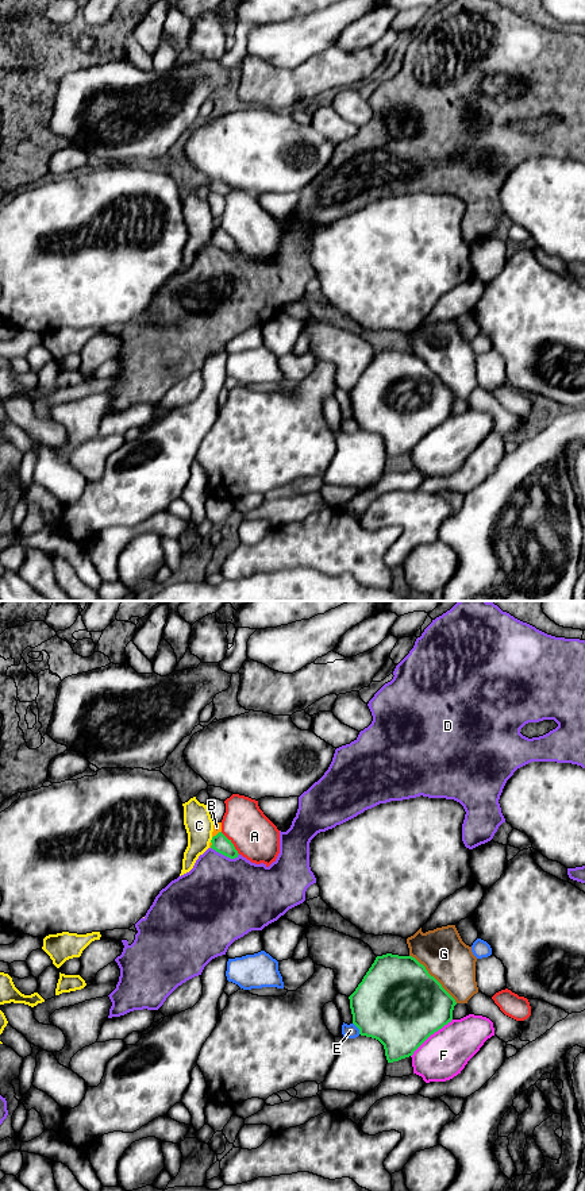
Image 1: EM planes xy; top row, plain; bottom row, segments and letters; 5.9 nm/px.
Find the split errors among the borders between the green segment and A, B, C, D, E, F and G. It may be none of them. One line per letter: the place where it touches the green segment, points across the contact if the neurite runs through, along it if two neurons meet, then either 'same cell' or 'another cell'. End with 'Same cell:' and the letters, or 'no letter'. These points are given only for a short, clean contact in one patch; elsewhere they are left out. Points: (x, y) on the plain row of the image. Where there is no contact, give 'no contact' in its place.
A: xy (231, 238) | another cell
B: xy (218, 228) | along xy (220, 226), (212, 232) | another cell
C: xy (211, 235) | another cell
D: xy (224, 250) | another cell
E: xy (357, 421) | another cell
F: xy (430, 430) | another cell
G: xy (434, 373) | another cell
Same cell: no letter

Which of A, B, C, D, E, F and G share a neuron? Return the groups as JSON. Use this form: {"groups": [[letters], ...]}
{"groups": [["A"], ["B"], ["C"], ["D"], ["E"], ["F"], ["G"]]}

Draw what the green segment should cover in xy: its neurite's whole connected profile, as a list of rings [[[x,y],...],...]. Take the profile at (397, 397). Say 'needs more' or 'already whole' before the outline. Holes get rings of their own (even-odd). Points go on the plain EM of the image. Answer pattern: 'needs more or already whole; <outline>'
already whole; [[[377,351],[349,392],[353,419],[361,431],[378,435],[388,458],[409,452],[435,427],[451,417],[455,394],[412,351]]]

